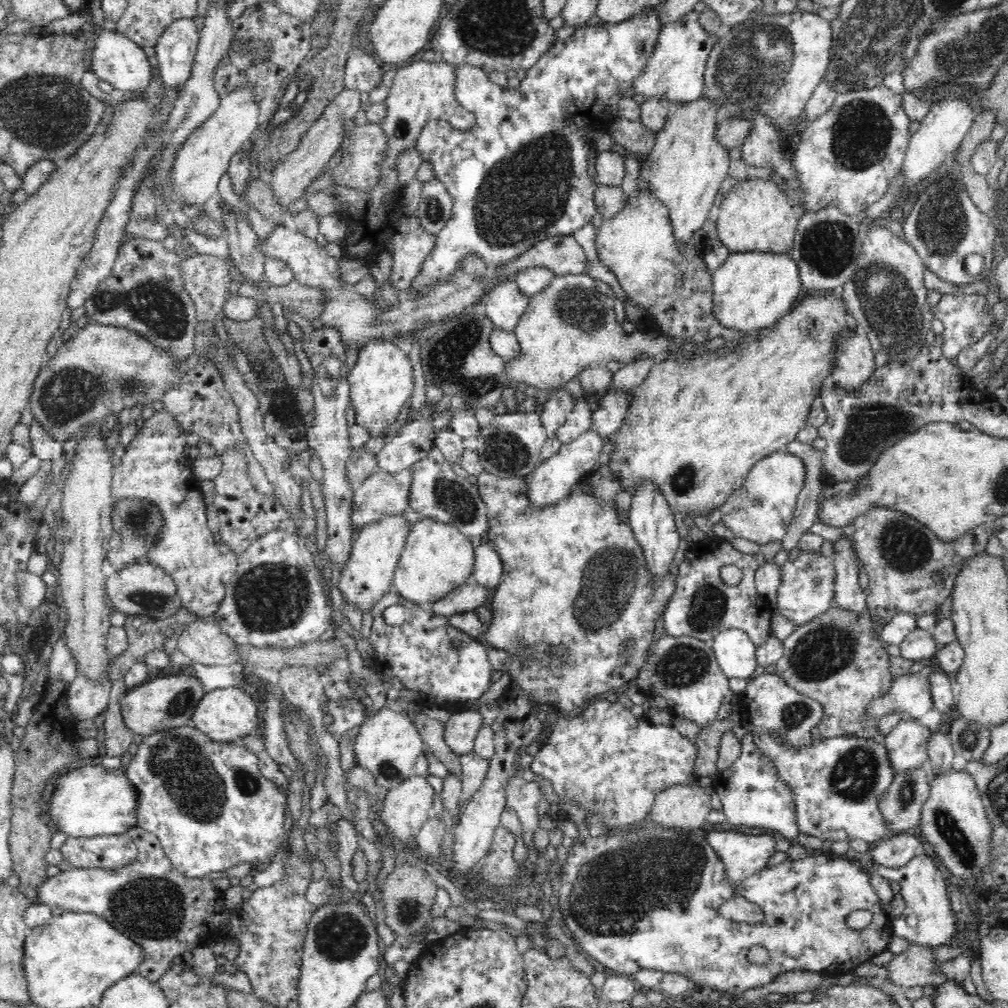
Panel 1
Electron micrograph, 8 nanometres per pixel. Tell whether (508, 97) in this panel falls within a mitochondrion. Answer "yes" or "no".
no

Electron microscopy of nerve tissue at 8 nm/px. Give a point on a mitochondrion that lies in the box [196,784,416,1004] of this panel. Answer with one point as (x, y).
(338, 937)

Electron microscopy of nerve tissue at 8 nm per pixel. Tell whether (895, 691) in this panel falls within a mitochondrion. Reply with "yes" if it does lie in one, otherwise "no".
no

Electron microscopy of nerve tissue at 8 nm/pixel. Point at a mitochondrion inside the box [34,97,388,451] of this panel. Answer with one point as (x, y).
(68, 395)

